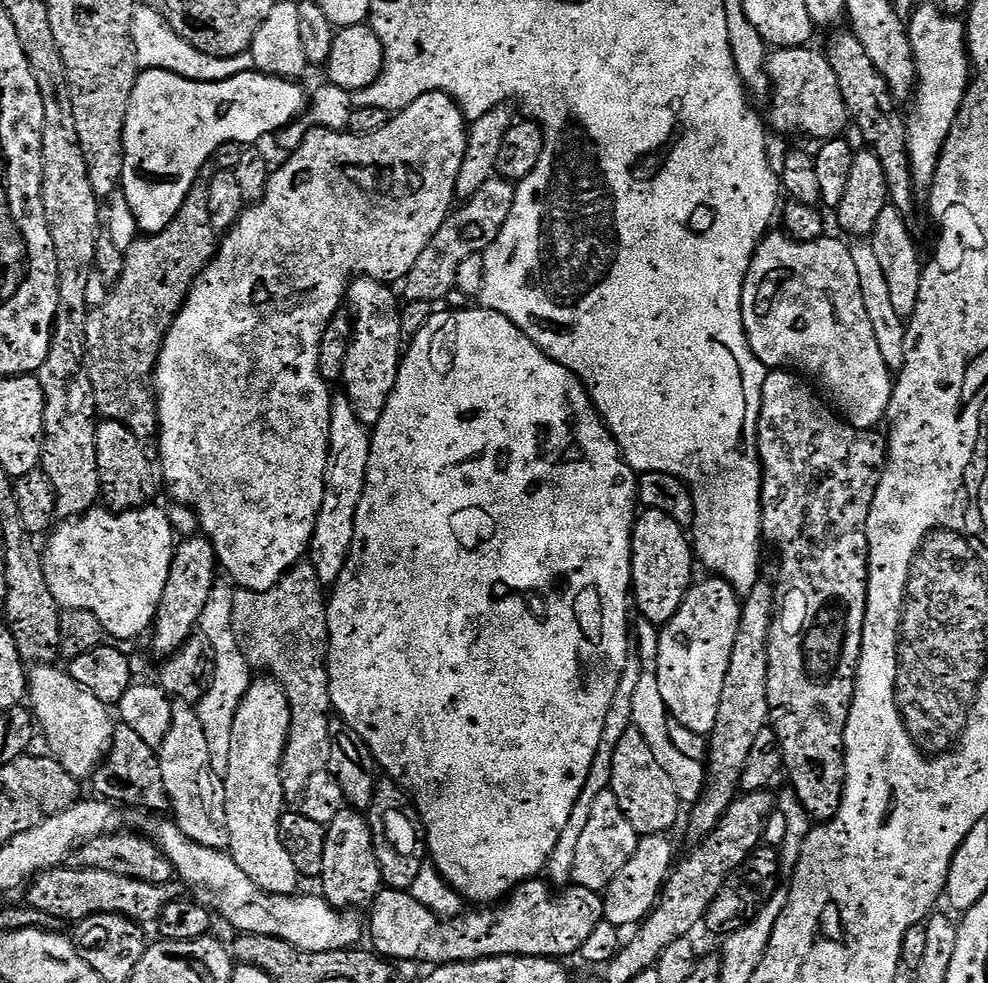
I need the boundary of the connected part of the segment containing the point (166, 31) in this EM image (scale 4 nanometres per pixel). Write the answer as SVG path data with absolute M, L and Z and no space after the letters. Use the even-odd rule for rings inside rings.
M142 2L133 7L130 34L136 55L136 66L140 70L157 68L158 70L173 72L182 78L214 82L215 80L225 80L231 76L237 76L243 72L253 71L256 67L251 51L230 58L218 58L210 54L202 54L202 50L198 50L190 42L183 40L172 29L170 22L166 22L166 18L162 18L162 14L158 14L158 10L154 10Z

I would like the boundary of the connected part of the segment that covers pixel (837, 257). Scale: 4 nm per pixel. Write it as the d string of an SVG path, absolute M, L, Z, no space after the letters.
M777 230L765 235L756 248L756 253L752 256L752 261L748 267L748 273L744 279L744 289L742 290L742 322L748 335L748 345L756 357L764 363L768 370L791 370L805 377L813 376L824 388L832 391L831 403L835 411L839 413L848 423L861 430L872 430L876 423L883 421L888 414L890 398L892 397L892 386L894 383L893 373L889 372L886 362L882 362L882 354L878 350L878 338L874 338L874 326L870 326L870 314L866 314L866 306L862 298L862 288L858 282L858 270L854 270L854 258L851 247L840 240L825 238L814 242L798 242L783 231Z

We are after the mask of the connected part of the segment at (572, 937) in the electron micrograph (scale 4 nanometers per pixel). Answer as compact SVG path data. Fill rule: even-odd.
M537 878L519 884L495 906L472 911L476 912L468 910L452 919L441 919L422 902L417 902L417 961L439 966L465 960L488 960L492 956L575 957L586 938L604 920L604 898L589 888L569 886L556 891L551 883Z

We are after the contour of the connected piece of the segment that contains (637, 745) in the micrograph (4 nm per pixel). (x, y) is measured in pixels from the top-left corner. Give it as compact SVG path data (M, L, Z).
M631 727L626 734L622 734L622 742L618 742L614 750L610 787L614 798L618 798L618 806L622 806L622 814L626 814L637 836L662 836L671 833L670 830L682 811L682 805L670 783L670 777L662 771L662 766L658 766L650 746L646 746L646 738L642 738L636 728Z

